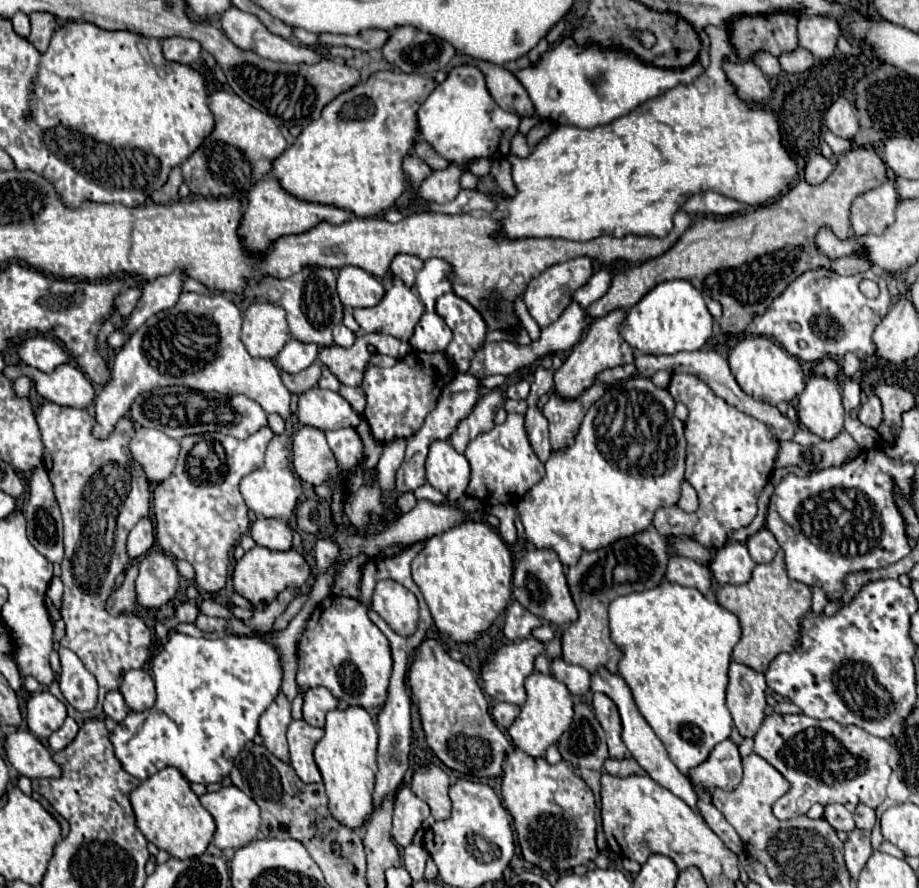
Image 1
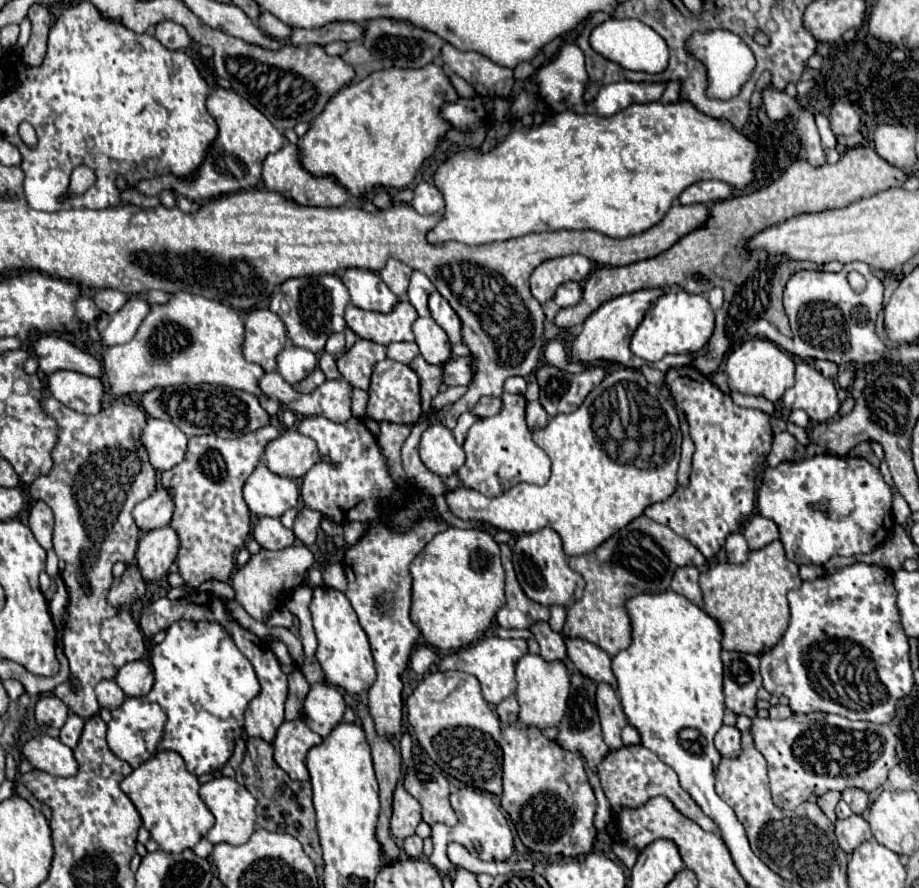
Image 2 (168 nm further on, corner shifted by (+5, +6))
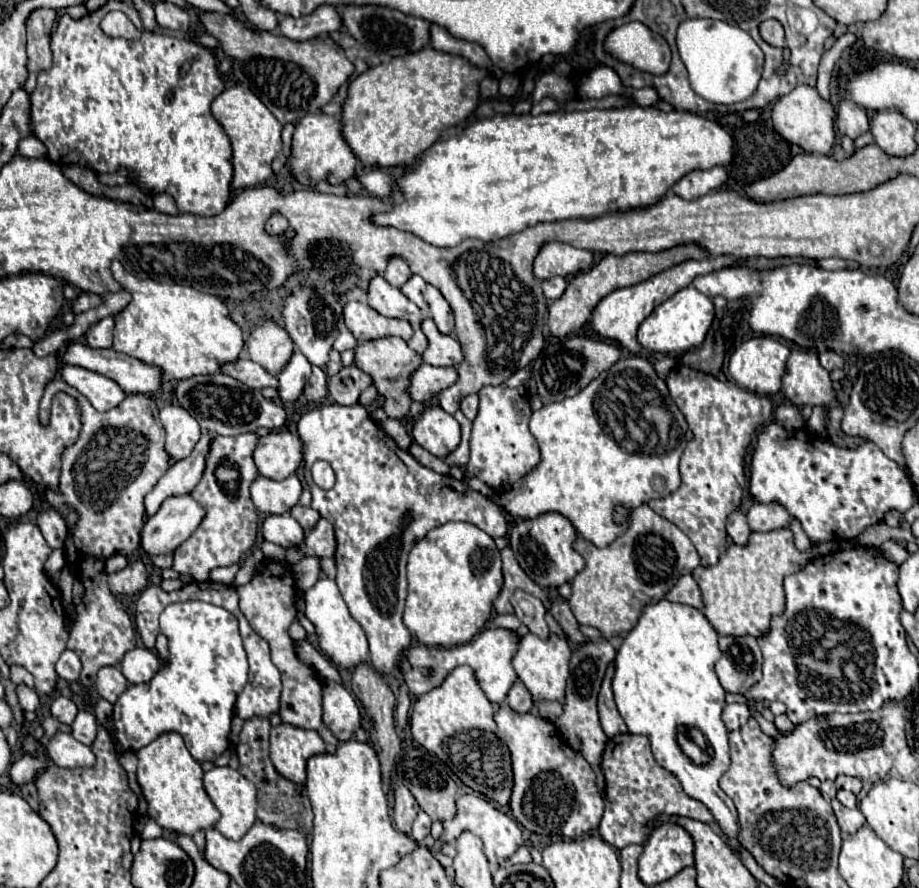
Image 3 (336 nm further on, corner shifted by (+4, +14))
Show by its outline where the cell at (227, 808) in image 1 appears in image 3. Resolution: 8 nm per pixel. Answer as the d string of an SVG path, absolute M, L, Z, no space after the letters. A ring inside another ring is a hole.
M216 766L204 774L204 788L222 814L218 824L216 824L216 830L230 840L242 838L242 834L246 834L246 830L250 830L250 826L256 822L256 790L254 790L254 784L250 780L242 778L242 774L238 770L232 770L230 766L224 766L224 768Z

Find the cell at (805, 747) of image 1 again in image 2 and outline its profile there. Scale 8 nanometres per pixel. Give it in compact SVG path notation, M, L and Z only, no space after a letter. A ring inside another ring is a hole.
M813 712L813 714L791 714L785 720L773 720L769 716L753 718L751 734L755 738L755 748L767 760L773 804L781 810L793 810L801 802L805 802L811 794L823 796L829 790L843 792L847 788L861 788L867 794L875 792L887 780L887 772L897 764L897 754L895 754L897 738L893 736L887 724L879 726L873 722L853 722L837 714Z

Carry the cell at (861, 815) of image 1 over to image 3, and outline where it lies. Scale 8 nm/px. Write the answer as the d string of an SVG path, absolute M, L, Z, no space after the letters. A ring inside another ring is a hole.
M838 776L836 786L844 788L844 790L850 790L854 794L858 794L862 790L862 782L858 778L852 778L852 776Z

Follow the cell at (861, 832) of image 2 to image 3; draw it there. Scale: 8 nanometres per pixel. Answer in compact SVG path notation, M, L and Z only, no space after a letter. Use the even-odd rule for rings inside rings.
M832 798L830 804L832 804L832 810L834 810L834 814L838 818L838 824L840 824L840 828L842 828L844 834L852 834L854 830L858 830L858 828L864 826L866 820L864 820L864 816L862 816L862 812L858 808L850 810L850 808L842 806L836 798Z

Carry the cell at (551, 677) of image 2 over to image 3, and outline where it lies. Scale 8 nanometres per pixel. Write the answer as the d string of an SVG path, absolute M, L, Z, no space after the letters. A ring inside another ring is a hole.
M526 634L520 644L518 644L518 652L514 656L514 670L520 676L520 680L526 684L526 688L530 690L534 702L542 702L542 700L558 700L562 702L564 698L564 690L566 690L566 680L570 674L570 646L568 640L564 636L556 636L550 634L550 638L542 640L536 634Z

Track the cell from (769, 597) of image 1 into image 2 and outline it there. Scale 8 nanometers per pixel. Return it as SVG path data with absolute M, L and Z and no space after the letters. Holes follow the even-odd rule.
M775 540L769 546L751 552L749 560L741 566L725 562L703 570L699 584L703 590L703 610L723 626L723 648L759 656L761 652L769 652L787 630L789 604L785 594L797 590L803 580L799 578L797 564L785 558L781 542Z

